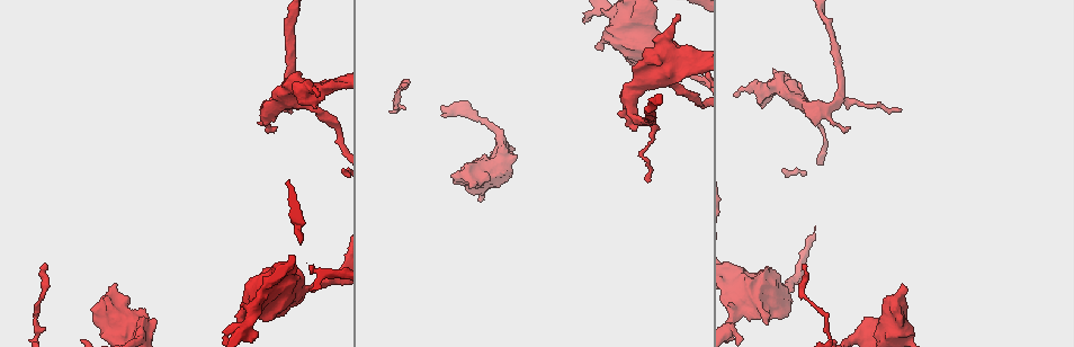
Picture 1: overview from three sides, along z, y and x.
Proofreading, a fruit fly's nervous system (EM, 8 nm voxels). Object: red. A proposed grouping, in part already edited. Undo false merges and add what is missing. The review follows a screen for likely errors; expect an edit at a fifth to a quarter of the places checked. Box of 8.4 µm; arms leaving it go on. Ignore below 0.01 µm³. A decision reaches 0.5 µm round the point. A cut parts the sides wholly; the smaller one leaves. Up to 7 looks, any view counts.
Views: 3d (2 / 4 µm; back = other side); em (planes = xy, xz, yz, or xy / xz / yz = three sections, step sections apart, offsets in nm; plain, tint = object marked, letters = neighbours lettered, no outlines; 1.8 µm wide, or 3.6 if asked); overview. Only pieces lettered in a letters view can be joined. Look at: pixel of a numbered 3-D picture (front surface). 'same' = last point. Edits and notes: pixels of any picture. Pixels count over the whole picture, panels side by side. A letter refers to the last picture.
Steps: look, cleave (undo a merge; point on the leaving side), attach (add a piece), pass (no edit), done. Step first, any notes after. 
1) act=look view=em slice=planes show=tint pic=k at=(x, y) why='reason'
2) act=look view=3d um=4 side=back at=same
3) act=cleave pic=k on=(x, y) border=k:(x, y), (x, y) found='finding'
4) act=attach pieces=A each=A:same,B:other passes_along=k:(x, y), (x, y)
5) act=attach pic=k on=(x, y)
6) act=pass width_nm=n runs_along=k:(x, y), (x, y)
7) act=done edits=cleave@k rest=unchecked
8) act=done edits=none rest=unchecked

act=look view=3d um=4 pic=1 at=(44, 266) why='tapers out'

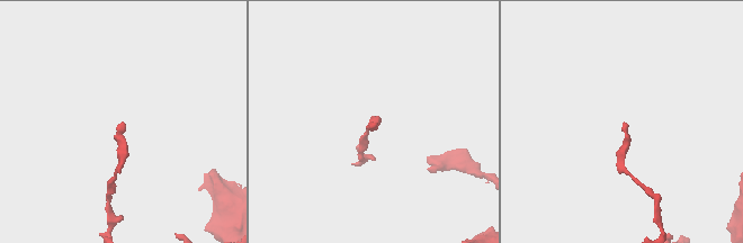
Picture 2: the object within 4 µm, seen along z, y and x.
act=look view=em slice=planes show=letters pic=2 at=(372, 123) why='now the EM'

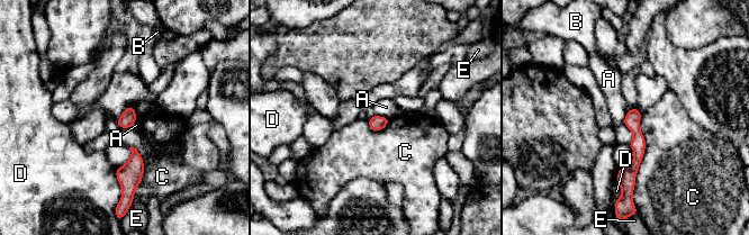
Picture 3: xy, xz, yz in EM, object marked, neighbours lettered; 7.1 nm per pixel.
act=pass longest_contact=C:600nm each=A:other,B:other,C:other,D:other,E:other border=3:(375, 114), (389, 119) found='none of them fits'

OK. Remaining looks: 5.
act=look view=em slice=planes show=letters pic=1 at=(117, 284) why='an open end'

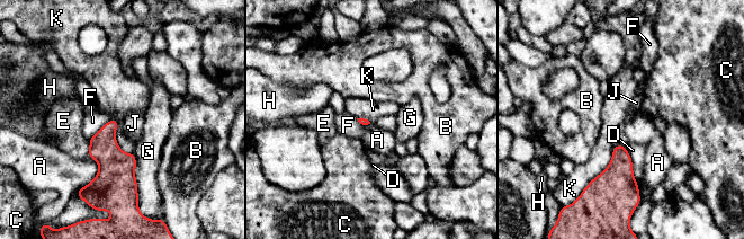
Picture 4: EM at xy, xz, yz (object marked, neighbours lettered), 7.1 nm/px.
act=pass each=A:other,B:other,C:other,D:other,E:other,F:other,G:other,H:other,J:other,K:other border=4:(613, 148), (610, 162), (583, 189) found='none of them fits'

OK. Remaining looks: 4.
act=look view=3d um=4 pic=1 at=(768, 323) why='branch stops here'

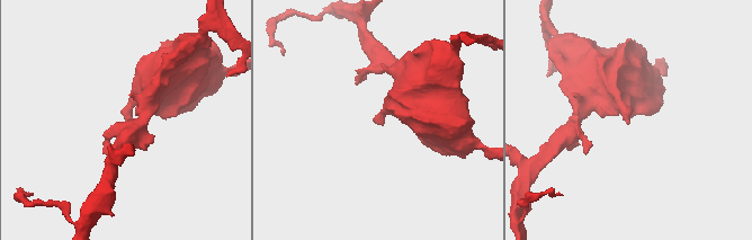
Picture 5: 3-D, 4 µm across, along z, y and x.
act=look view=em slice=planes show=letters pic=5 at=(375, 119) why='shape alone is not enough'

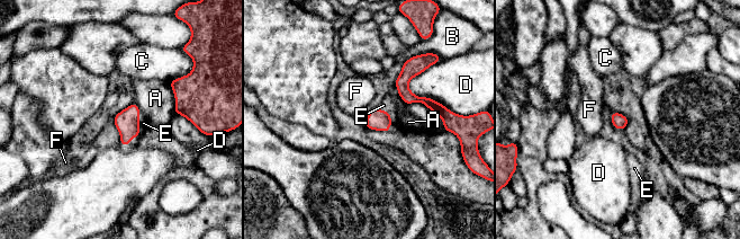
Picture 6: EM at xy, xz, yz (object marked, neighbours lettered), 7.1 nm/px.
act=attach pieces=E each=A:other,B:other,C:other,D:other,E:same,F:other passes_along=6:(127, 122), (138, 132), (143, 123) found='it goes on there'

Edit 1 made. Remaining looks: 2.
act=done edits=attach@6 rest=unchecked

